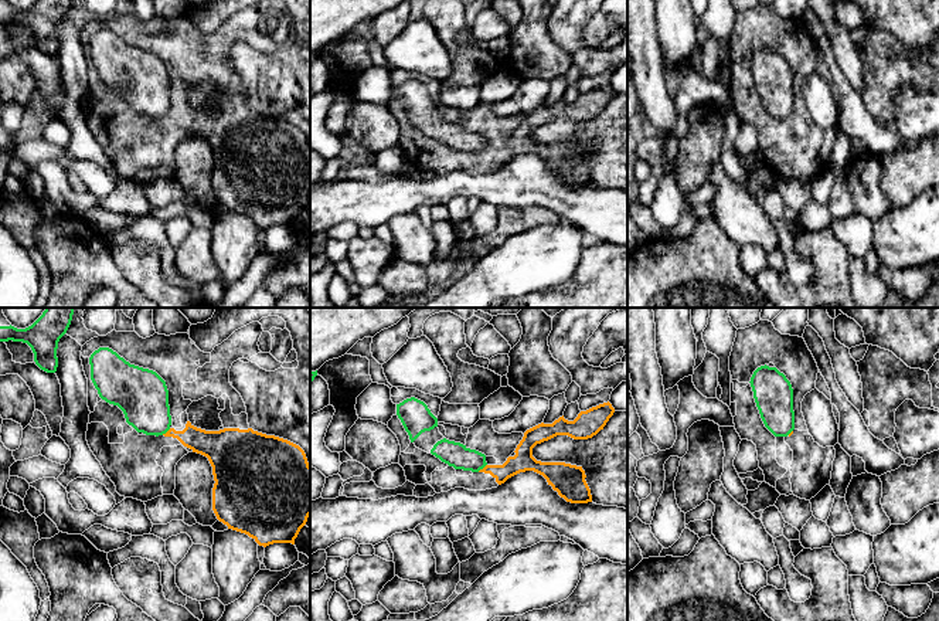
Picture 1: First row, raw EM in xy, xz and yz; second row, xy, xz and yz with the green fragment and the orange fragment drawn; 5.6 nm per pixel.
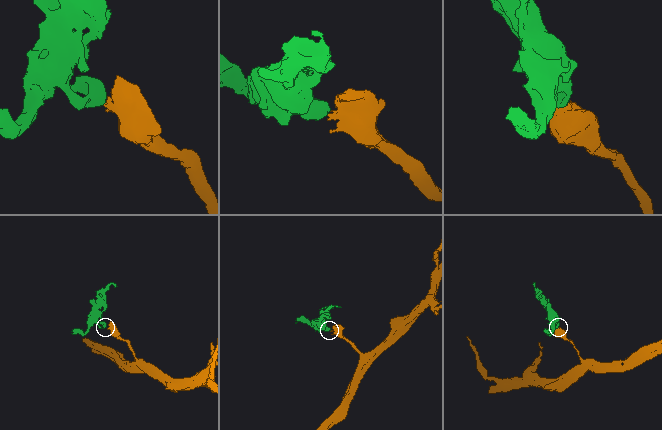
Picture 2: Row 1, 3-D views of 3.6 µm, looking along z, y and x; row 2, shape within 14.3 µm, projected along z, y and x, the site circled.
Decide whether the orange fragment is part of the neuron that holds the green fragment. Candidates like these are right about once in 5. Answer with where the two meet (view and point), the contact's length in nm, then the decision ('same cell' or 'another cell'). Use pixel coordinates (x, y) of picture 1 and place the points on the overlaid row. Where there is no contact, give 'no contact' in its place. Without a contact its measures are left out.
contact xz (482, 468); length 70 nm; another cell

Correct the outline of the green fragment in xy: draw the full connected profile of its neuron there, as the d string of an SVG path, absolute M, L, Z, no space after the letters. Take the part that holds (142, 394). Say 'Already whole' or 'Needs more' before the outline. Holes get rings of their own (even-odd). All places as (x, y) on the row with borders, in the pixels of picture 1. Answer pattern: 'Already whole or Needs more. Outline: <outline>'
Already whole. Outline: M109 347L95 350L89 364L99 397L118 405L137 432L159 437L170 430L169 390L156 371L130 364Z

